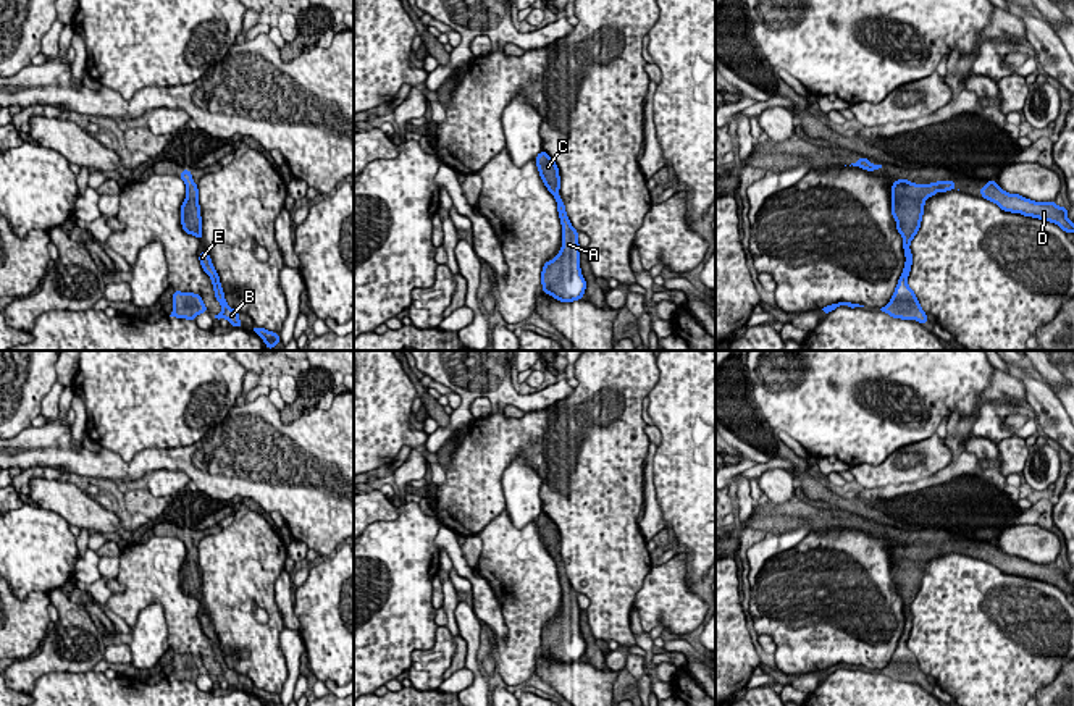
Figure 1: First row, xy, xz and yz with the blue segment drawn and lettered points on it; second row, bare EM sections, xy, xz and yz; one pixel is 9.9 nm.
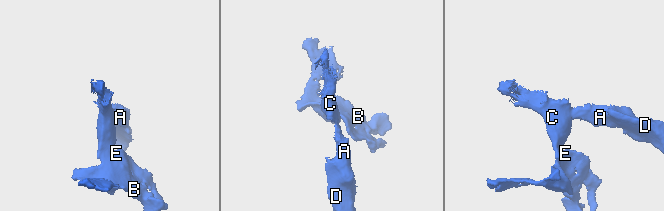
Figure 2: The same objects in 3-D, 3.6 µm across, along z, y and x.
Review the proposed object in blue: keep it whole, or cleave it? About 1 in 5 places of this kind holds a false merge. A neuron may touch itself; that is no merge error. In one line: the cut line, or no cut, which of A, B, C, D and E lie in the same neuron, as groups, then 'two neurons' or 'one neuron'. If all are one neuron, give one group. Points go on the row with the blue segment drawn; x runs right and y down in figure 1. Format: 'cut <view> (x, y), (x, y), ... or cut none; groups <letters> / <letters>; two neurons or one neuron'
cut none; groups A B C D E; one neuron

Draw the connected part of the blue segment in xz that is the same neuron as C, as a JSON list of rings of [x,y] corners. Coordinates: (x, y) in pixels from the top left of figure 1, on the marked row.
[[[541,150],[535,158],[539,176],[557,202],[557,212],[562,225],[562,247],[556,258],[543,265],[541,284],[543,292],[560,302],[573,302],[583,299],[586,281],[580,268],[578,231],[572,226],[565,205],[559,195],[560,176],[556,162]]]

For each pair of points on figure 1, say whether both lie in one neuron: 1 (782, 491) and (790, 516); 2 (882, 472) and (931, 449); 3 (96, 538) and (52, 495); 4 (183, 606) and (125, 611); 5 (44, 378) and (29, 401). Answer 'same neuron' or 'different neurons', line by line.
1: different neurons
2: same neuron
3: different neurons
4: same neuron
5: same neuron

